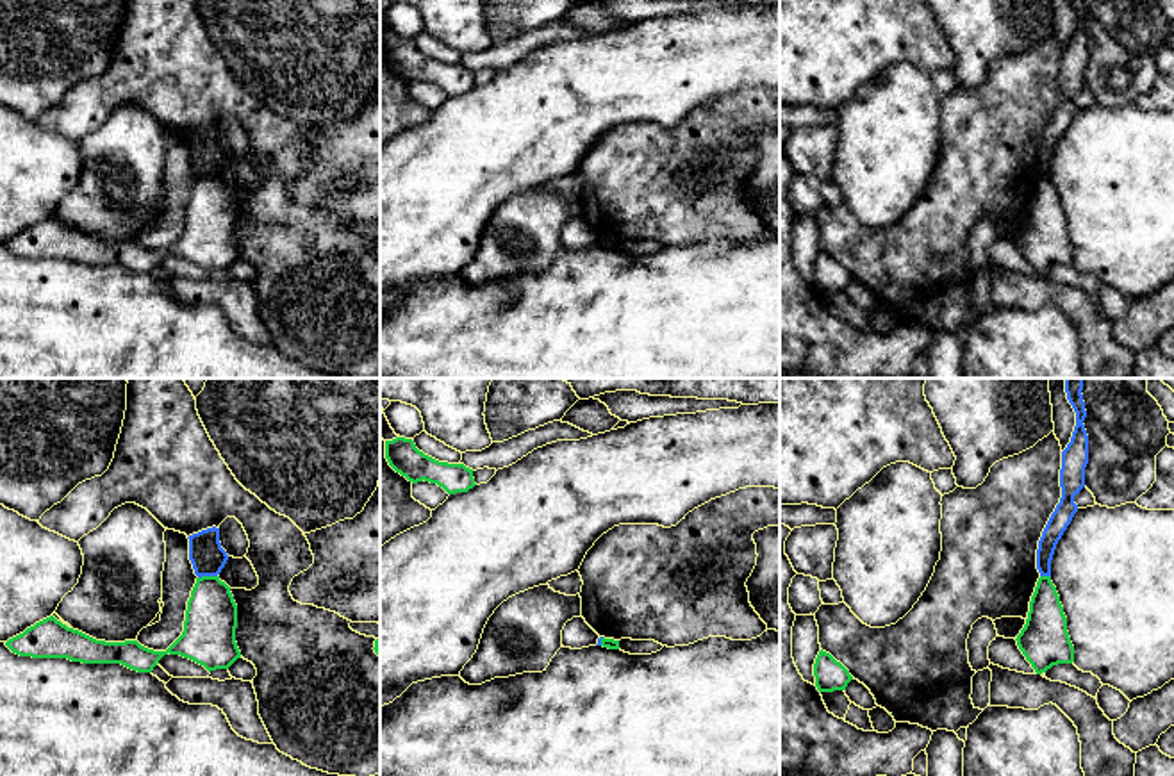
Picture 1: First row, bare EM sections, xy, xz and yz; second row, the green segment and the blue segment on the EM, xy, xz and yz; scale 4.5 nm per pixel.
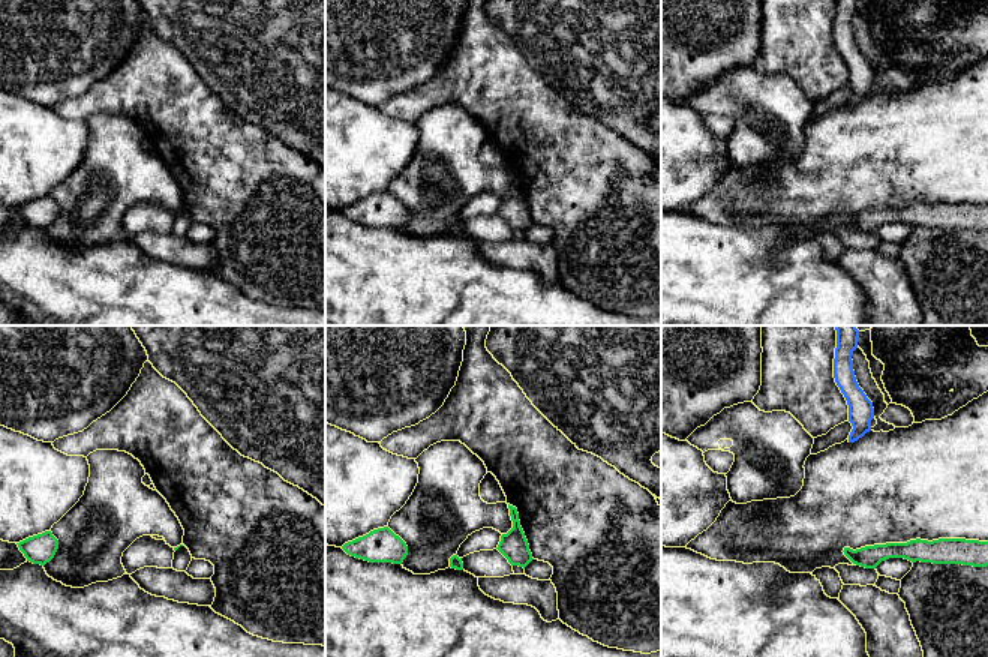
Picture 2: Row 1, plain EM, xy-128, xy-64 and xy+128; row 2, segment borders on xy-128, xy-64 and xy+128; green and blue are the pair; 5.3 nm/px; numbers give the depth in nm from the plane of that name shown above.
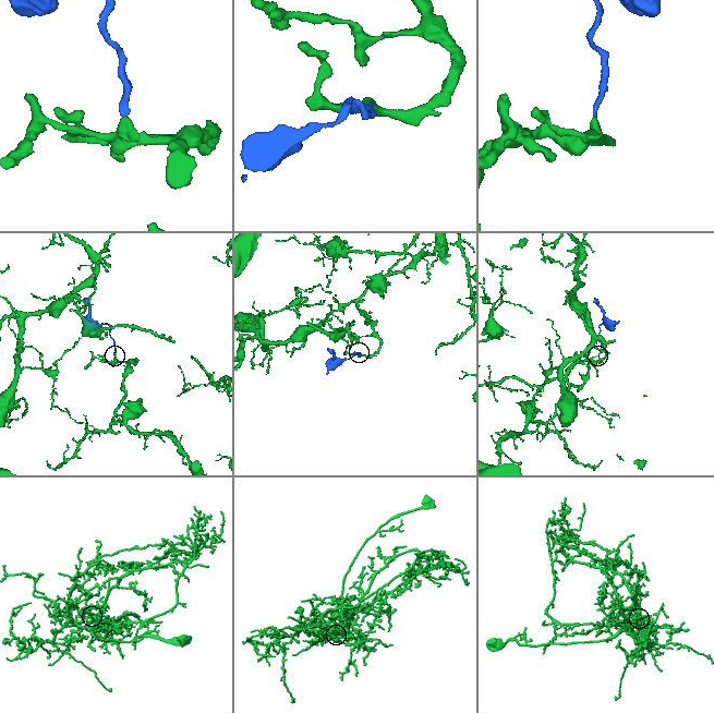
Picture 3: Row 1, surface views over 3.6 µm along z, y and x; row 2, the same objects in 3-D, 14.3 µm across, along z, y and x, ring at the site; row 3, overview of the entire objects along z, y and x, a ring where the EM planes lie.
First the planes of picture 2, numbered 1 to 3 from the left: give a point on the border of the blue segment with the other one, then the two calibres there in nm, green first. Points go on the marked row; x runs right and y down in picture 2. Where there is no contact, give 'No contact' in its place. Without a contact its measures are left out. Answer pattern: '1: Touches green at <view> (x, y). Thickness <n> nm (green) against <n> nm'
1: No contact
2: No contact
3: No contact

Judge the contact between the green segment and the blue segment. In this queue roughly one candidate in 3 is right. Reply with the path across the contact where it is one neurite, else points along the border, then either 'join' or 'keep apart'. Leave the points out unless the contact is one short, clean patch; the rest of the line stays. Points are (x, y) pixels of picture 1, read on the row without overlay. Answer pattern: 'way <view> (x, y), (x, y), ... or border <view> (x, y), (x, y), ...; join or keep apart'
border xy (216, 175), (202, 175), (198, 179); keep apart

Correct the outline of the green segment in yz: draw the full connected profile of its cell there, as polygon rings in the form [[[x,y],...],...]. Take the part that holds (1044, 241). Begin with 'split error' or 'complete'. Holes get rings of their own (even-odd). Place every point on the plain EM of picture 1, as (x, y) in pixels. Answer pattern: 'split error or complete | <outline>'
complete | [[[1040,177],[1029,202],[1017,246],[1037,275],[1058,264],[1074,262],[1074,246],[1067,232],[1067,218],[1051,177]]]

